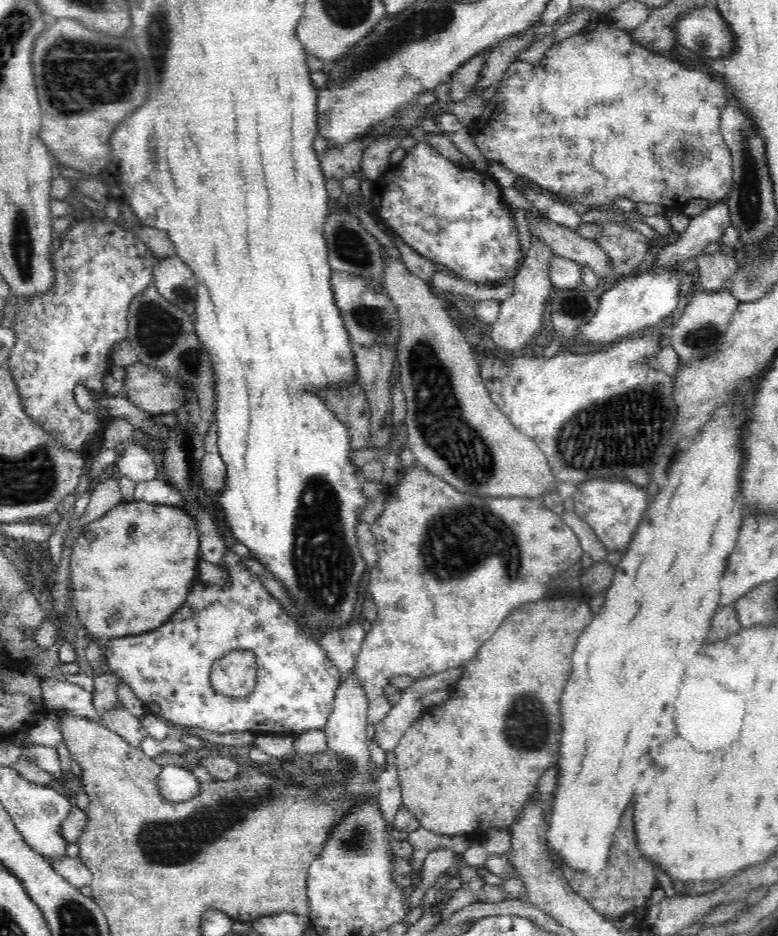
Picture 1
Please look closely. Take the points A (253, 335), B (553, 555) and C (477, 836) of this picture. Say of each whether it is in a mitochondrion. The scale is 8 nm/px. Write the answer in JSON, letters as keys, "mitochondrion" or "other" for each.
{"A":"other","B":"other","C":"other"}

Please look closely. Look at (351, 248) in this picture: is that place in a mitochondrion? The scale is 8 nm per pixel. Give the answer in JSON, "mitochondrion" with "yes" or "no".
{"mitochondrion":"yes"}

